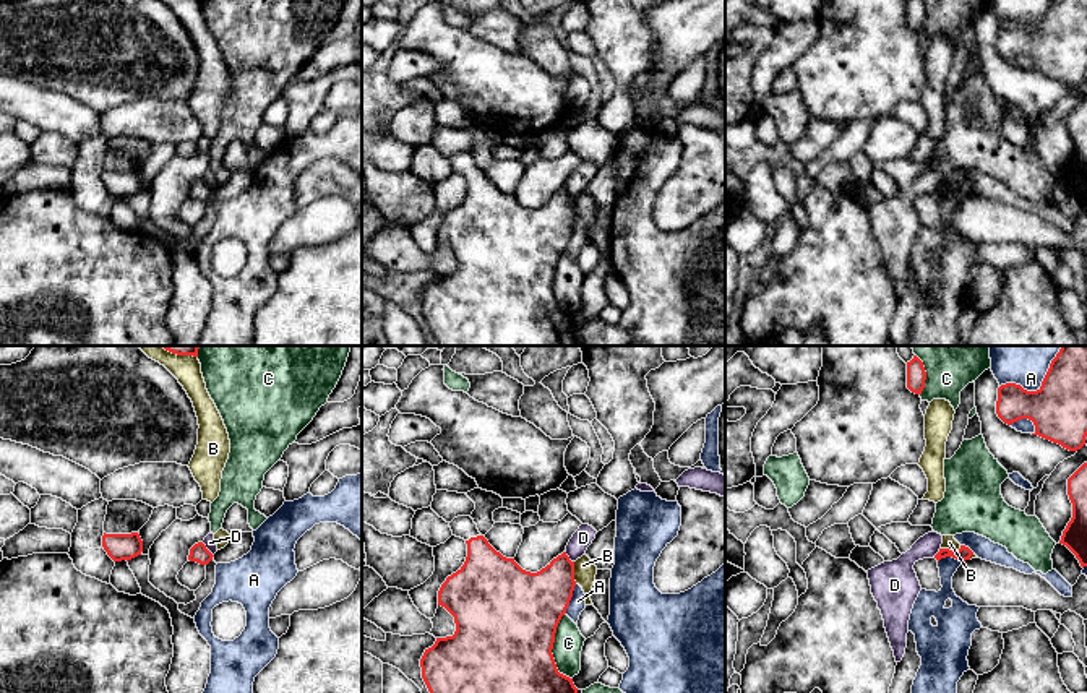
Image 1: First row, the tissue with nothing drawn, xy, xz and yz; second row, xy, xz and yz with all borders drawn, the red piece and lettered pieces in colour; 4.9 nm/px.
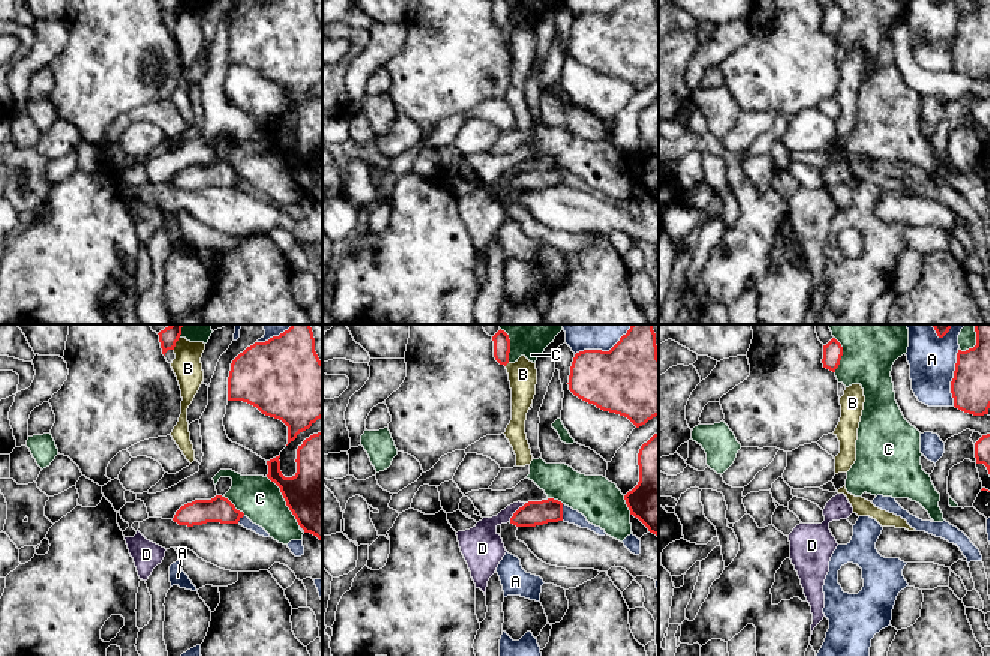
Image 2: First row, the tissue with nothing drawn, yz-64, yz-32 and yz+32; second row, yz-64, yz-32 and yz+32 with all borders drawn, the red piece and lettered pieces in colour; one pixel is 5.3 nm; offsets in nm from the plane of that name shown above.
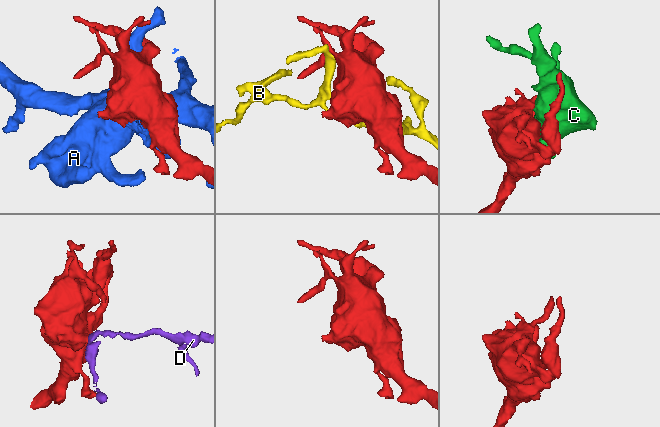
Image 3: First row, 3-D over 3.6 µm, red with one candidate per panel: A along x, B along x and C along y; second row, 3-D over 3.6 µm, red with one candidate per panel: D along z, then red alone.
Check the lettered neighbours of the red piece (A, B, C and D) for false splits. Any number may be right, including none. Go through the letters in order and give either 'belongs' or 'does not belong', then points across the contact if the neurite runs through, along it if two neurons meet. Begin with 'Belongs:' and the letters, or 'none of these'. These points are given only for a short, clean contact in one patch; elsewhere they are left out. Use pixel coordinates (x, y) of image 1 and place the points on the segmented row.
Belongs: none of these
A: does not belong
B: does not belong
C: does not belong
D: does not belong; border along xy (201, 542), (213, 555)

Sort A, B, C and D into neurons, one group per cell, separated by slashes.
A / B / C / D

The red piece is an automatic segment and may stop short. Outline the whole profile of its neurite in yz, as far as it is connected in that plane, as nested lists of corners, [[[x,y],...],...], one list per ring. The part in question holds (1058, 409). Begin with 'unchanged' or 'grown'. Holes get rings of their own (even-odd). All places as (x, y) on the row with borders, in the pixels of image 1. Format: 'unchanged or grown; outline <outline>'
unchanged; outline [[[1061,346],[1037,391],[1027,391],[1020,385],[1006,383],[998,388],[998,417],[1011,425],[1029,419],[1035,425],[1032,435],[1077,451],[1087,437],[1087,346]]]

